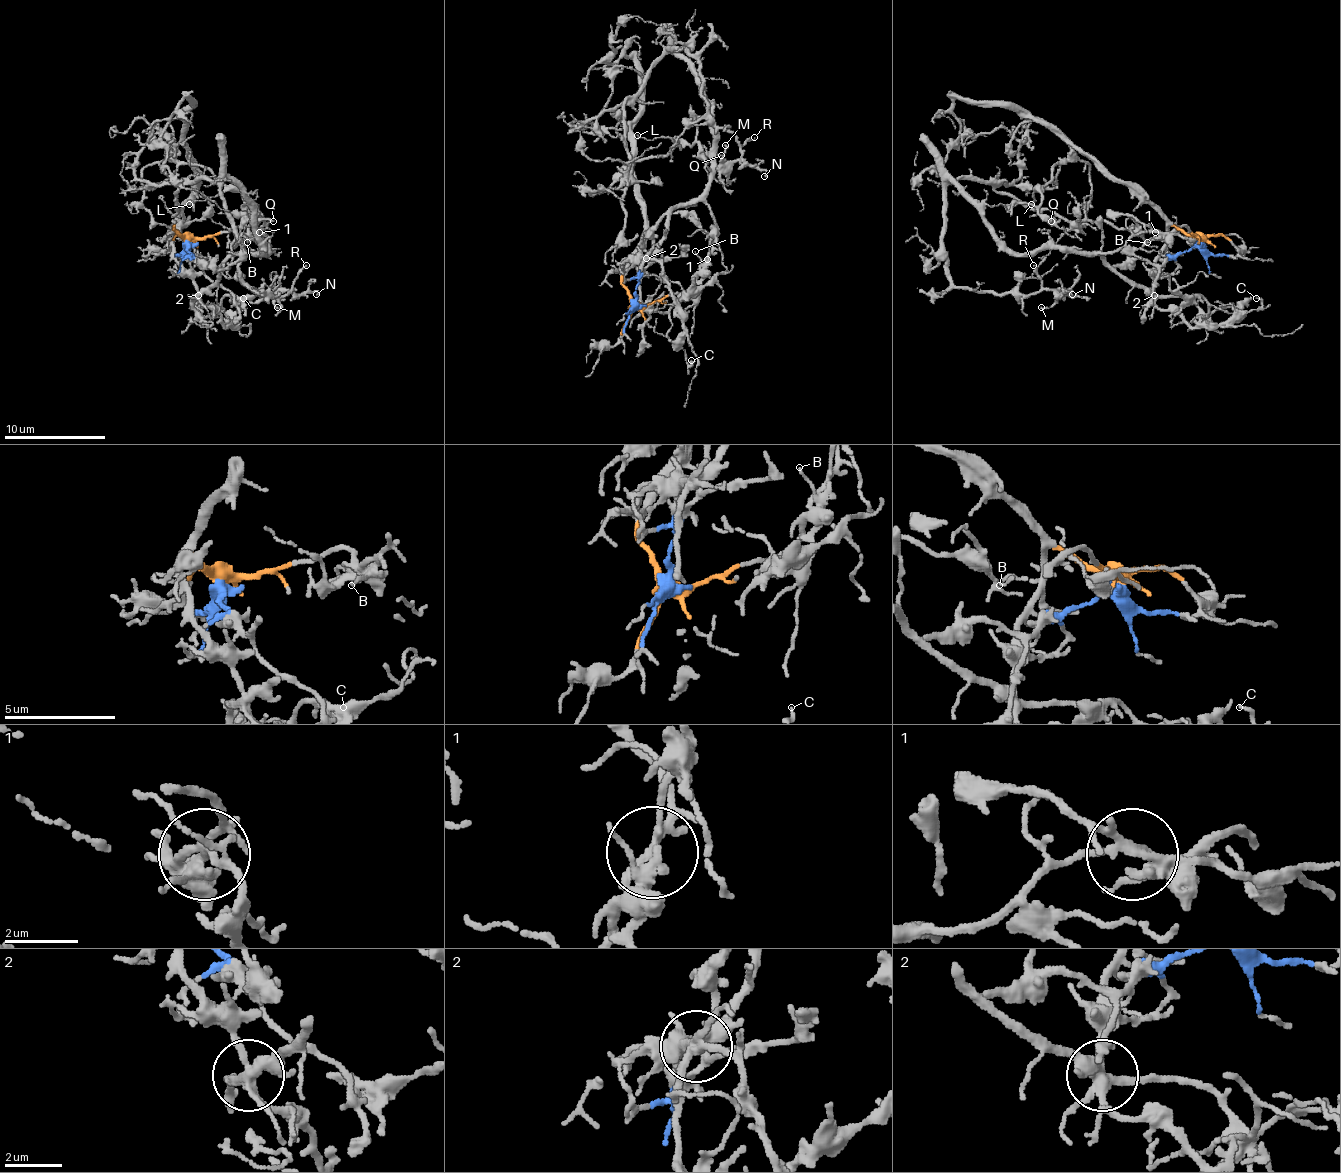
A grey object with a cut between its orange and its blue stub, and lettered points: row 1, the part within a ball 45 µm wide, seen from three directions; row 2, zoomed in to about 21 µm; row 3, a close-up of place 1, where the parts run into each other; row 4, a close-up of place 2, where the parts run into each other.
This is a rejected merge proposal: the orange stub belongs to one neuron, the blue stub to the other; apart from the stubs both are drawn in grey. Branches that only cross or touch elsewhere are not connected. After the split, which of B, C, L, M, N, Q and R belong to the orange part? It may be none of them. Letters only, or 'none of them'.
C, L, Q

